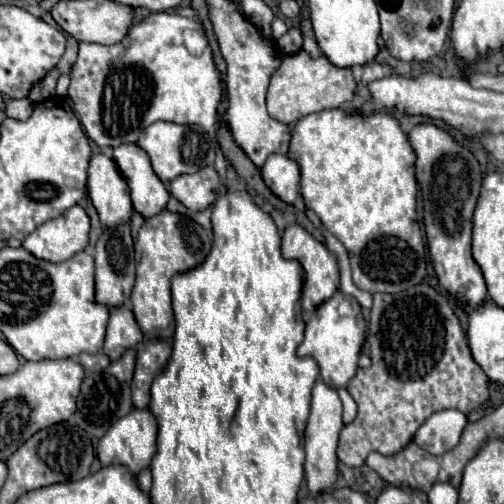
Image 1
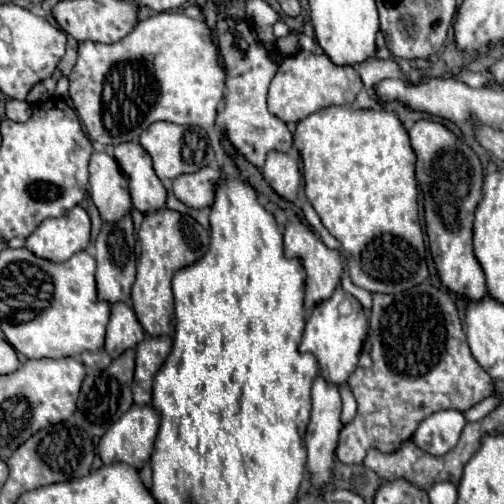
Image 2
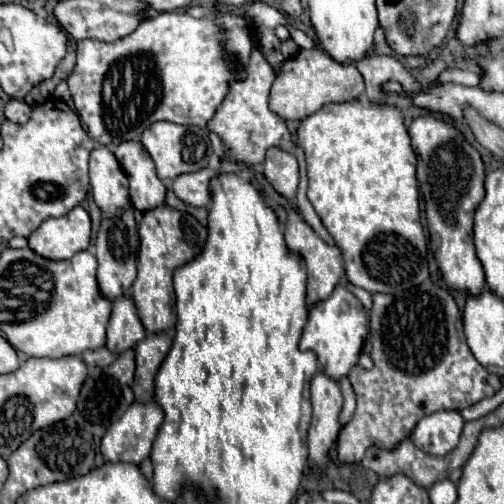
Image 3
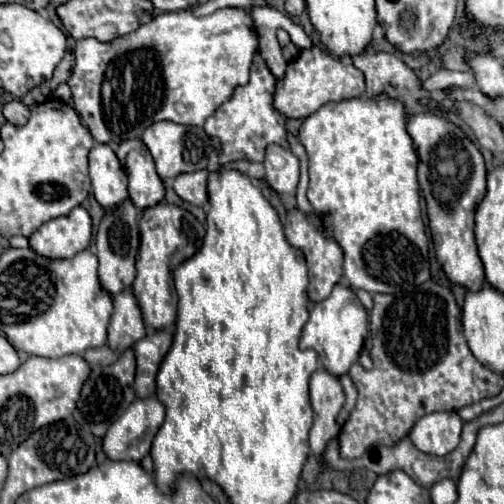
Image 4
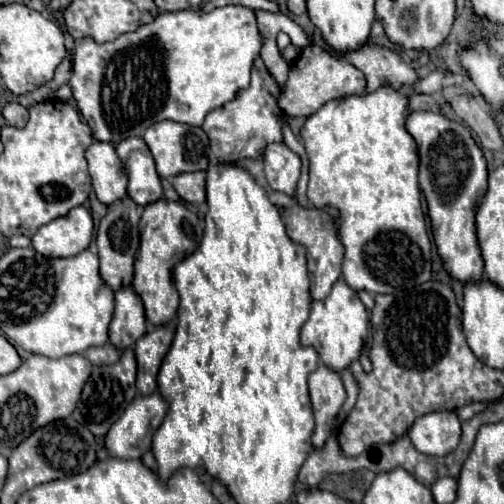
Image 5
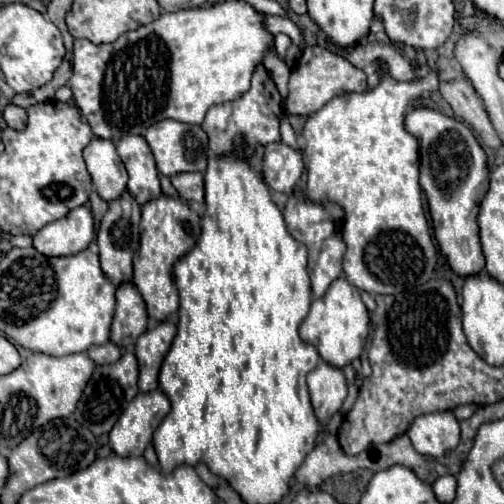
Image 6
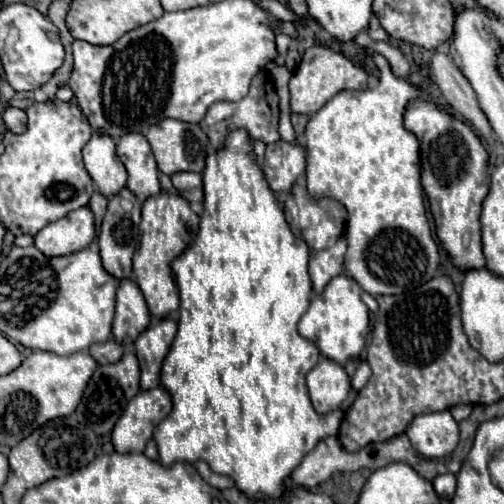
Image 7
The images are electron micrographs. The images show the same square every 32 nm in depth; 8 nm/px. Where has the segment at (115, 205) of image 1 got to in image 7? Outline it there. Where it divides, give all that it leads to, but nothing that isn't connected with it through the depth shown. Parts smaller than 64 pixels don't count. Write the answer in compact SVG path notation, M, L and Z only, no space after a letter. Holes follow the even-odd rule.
M92 132L92 138L82 148L84 164L100 194L112 196L126 186L126 168L116 154L114 140L104 132Z

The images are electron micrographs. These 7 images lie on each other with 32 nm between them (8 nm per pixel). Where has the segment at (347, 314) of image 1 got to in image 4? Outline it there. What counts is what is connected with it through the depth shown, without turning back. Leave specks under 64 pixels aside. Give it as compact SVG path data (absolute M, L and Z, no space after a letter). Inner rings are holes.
M338 282L326 300L312 304L310 318L302 328L300 348L314 348L318 352L322 364L328 368L328 372L342 376L358 360L366 334L368 334L366 308L362 306L362 302L358 300L358 296L354 294L354 290L350 286Z

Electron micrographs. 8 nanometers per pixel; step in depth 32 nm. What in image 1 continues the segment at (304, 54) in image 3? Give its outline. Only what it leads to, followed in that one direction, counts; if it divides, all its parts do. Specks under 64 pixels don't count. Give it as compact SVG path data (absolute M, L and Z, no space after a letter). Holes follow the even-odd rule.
M300 50L298 54L282 58L280 68L270 80L266 102L268 102L268 112L272 118L284 124L292 124L324 108L348 106L354 100L356 92L358 92L358 82L354 80L350 68L338 68L326 56L312 58L308 52Z

